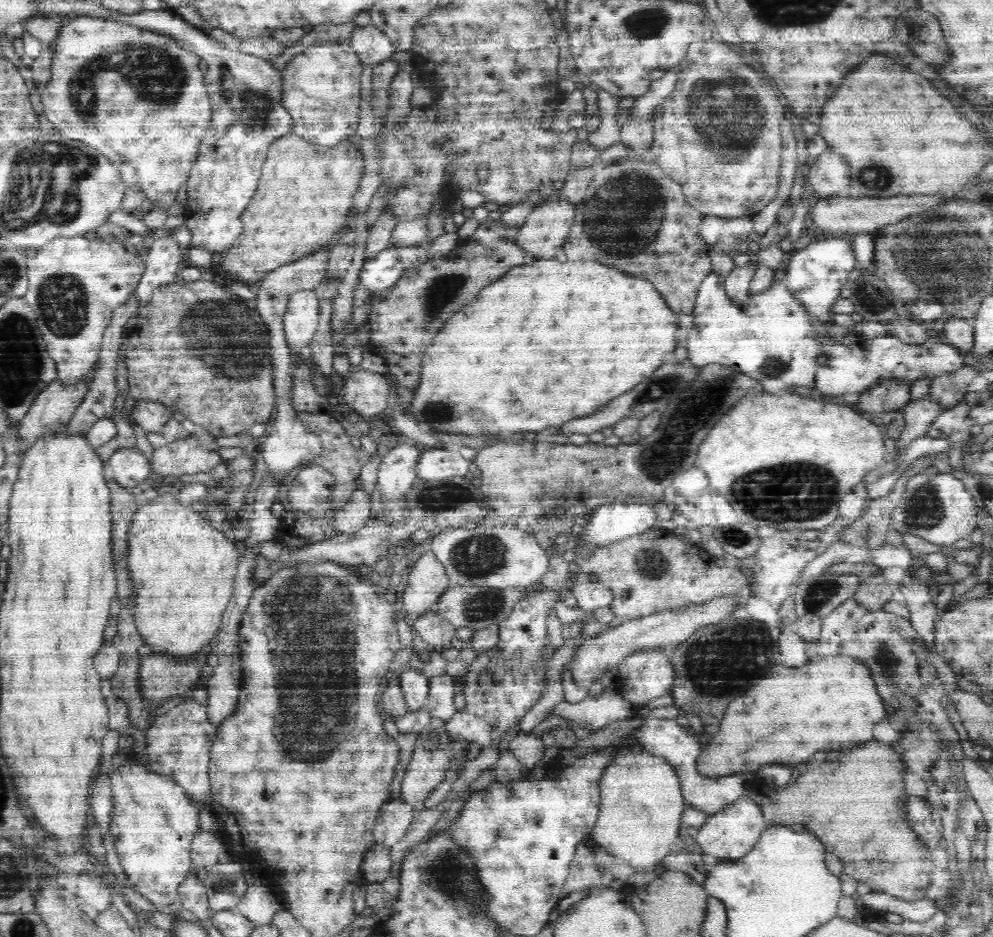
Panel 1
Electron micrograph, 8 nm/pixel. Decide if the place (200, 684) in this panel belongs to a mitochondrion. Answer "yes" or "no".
no

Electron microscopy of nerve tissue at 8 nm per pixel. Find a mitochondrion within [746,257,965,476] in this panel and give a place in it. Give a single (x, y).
(872, 298)

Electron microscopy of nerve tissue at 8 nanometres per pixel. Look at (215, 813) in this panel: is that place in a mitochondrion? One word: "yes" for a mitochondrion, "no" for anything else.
no

